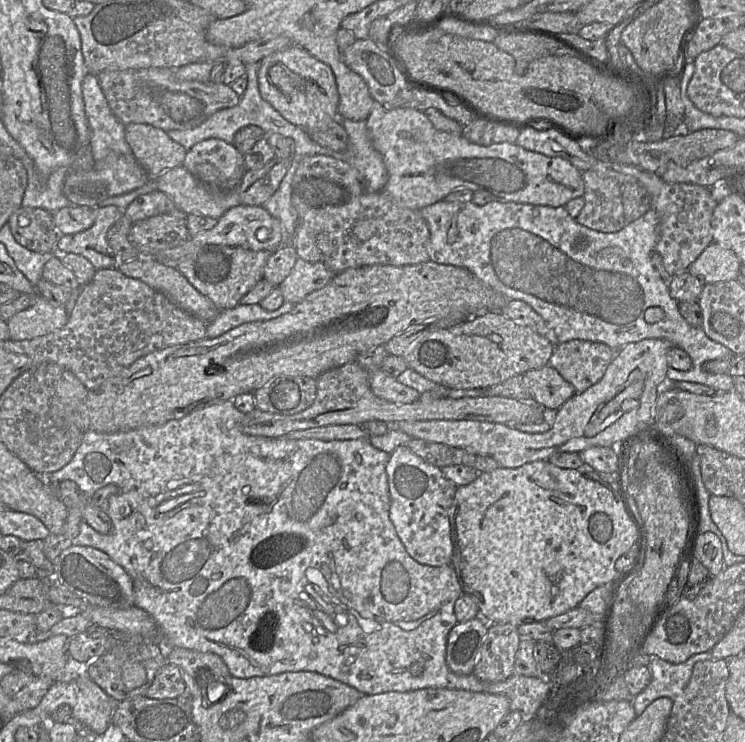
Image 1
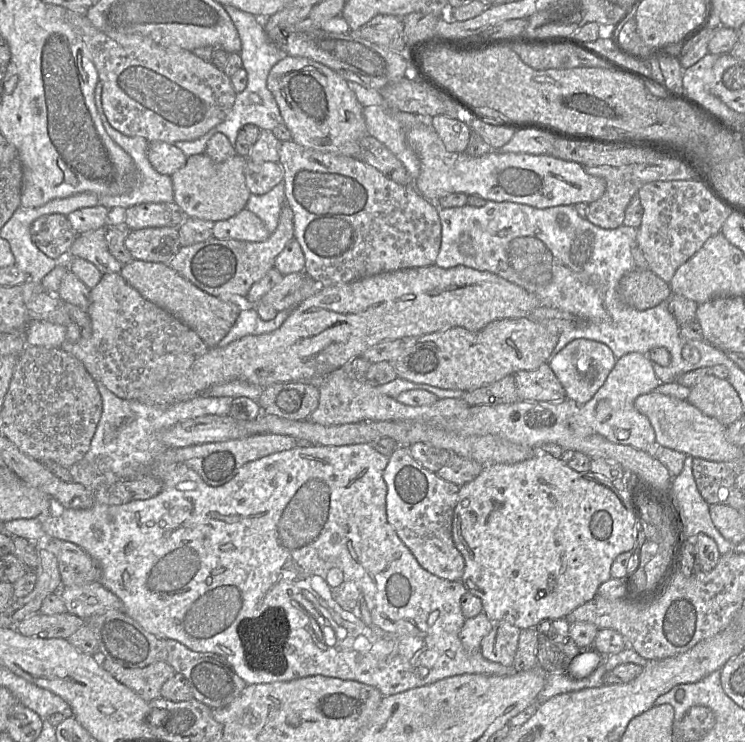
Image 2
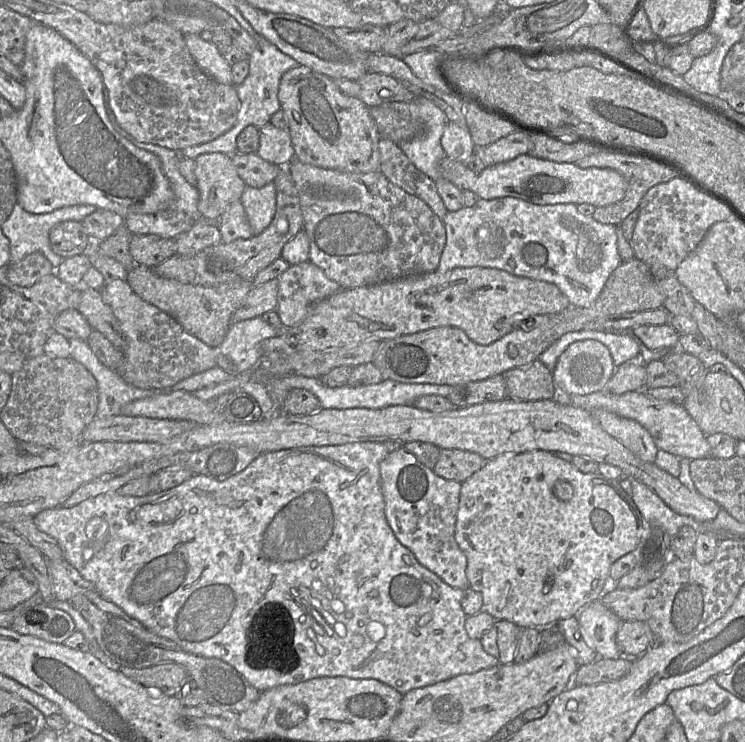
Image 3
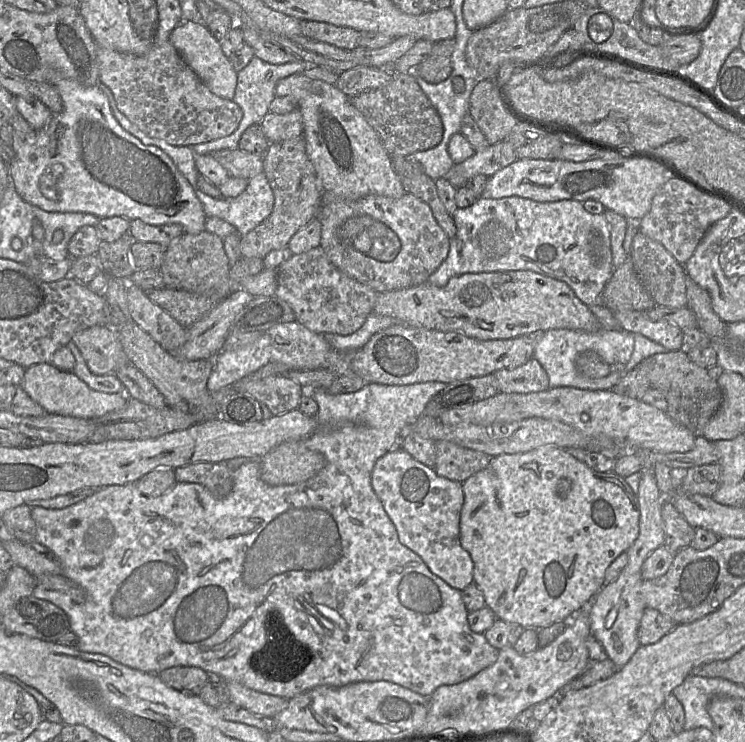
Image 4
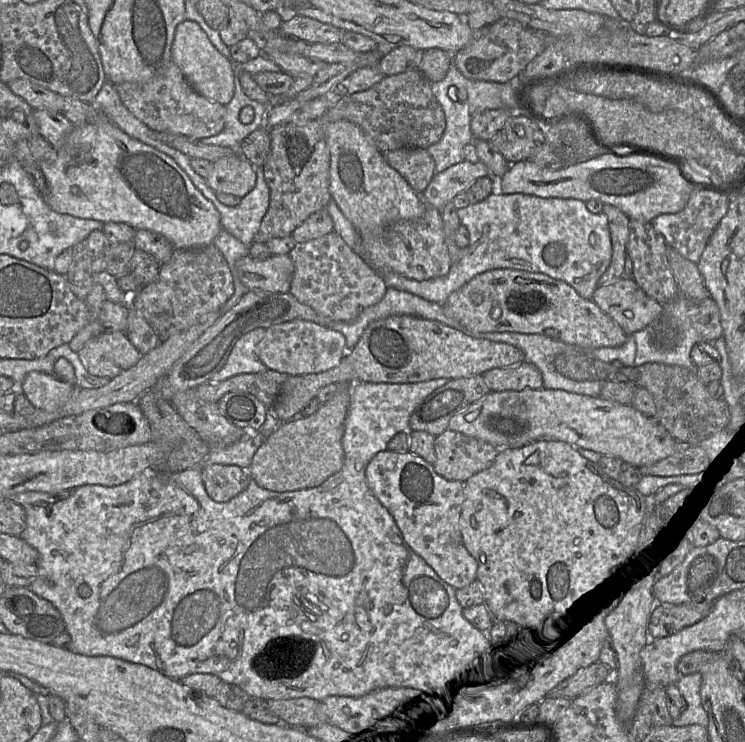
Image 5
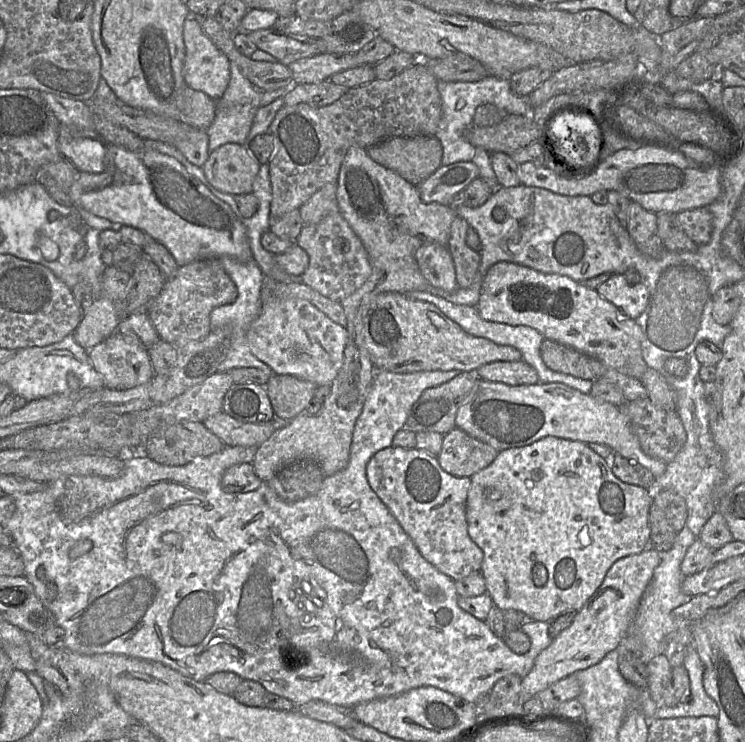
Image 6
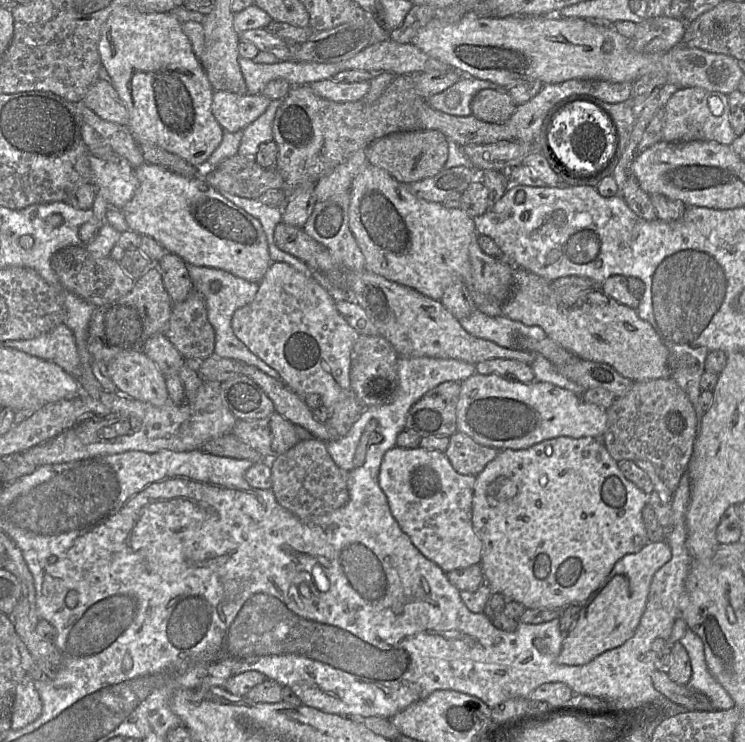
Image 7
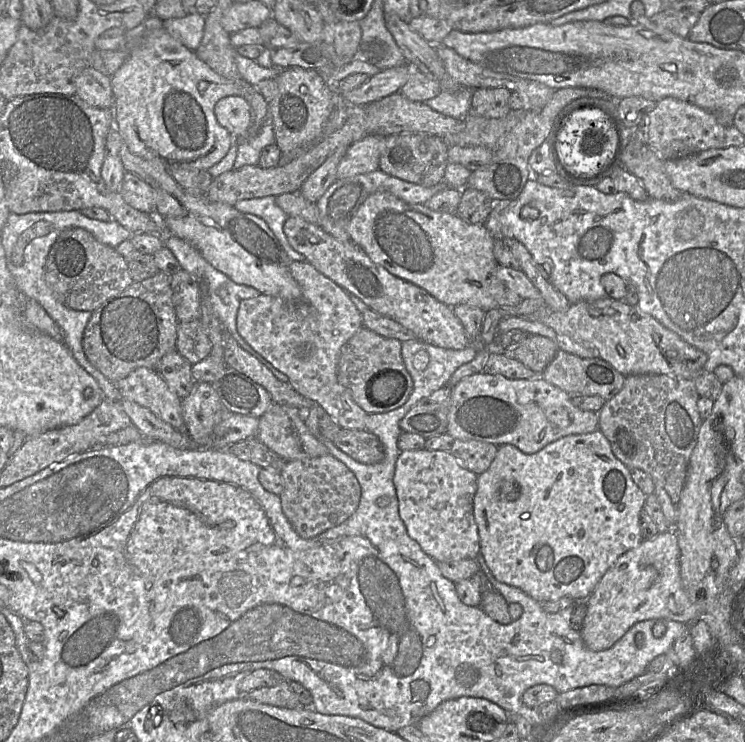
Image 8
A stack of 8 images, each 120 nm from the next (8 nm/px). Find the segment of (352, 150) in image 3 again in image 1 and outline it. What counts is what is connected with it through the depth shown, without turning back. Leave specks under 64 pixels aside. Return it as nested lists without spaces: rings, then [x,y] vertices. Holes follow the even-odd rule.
[[[292,45],[274,52],[258,63],[258,86],[261,97],[273,106],[286,120],[305,132],[328,128],[331,122],[340,119],[338,114],[339,94],[331,68],[300,46]]]

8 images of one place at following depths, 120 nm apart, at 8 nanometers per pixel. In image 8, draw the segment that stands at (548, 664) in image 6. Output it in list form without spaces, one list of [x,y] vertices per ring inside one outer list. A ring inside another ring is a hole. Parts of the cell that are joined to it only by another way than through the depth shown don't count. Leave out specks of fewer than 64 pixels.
[[[672,529],[659,533],[653,539],[643,540],[636,548],[622,554],[603,575],[587,599],[587,612],[580,630],[581,638],[592,651],[611,648],[636,623],[650,620],[674,620],[693,624],[699,620],[699,607],[688,597],[680,573],[680,548],[678,536]]]

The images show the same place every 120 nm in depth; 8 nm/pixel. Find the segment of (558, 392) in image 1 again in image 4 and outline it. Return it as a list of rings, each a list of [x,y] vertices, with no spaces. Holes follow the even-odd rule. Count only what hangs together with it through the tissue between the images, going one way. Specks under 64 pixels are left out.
[[[535,359],[514,369],[500,369],[493,373],[503,393],[527,394],[550,389],[549,378]]]

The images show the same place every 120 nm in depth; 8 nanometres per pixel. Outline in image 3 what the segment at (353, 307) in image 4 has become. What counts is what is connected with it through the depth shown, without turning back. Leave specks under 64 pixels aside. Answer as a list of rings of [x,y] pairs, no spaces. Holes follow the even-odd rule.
[[[309,260],[289,265],[276,279],[279,287],[276,312],[286,327],[298,326],[305,319],[311,304],[342,289]]]

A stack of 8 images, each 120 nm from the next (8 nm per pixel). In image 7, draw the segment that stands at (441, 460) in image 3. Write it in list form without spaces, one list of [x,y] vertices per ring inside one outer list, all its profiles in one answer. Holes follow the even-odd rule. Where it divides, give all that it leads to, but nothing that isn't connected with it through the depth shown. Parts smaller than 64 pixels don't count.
[[[456,431],[449,437],[447,449],[443,452],[454,470],[463,475],[477,475],[499,450],[481,445],[471,437]]]

